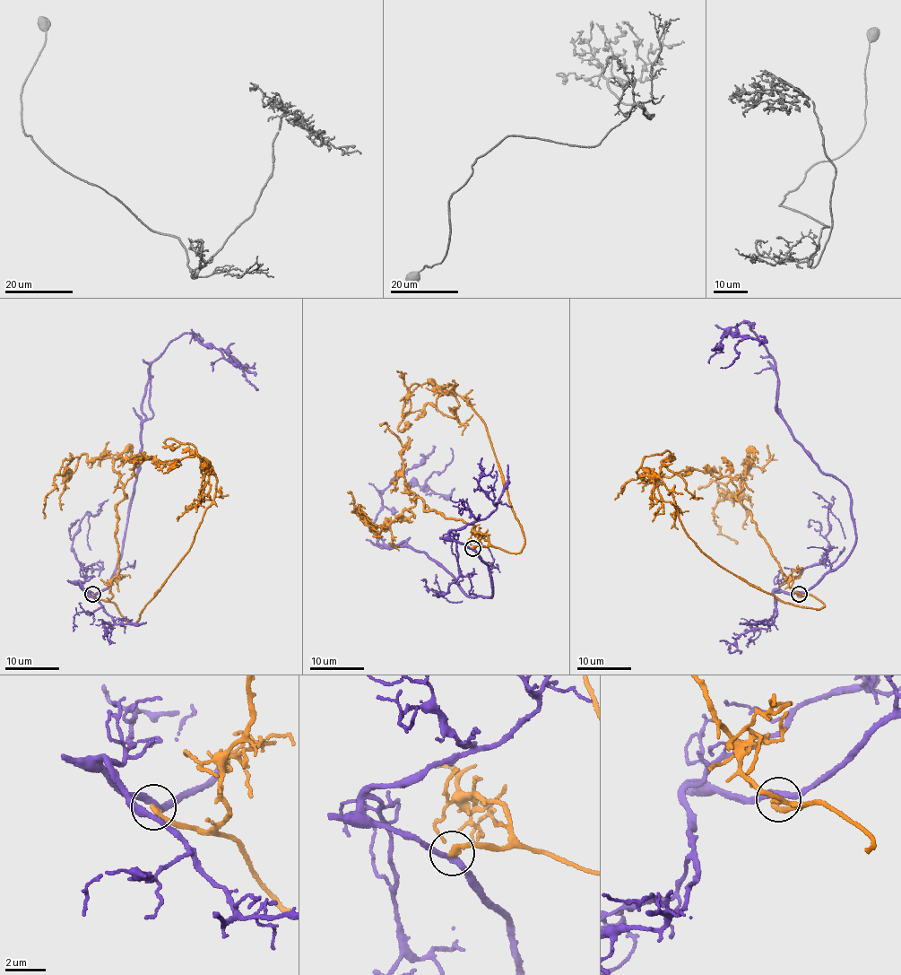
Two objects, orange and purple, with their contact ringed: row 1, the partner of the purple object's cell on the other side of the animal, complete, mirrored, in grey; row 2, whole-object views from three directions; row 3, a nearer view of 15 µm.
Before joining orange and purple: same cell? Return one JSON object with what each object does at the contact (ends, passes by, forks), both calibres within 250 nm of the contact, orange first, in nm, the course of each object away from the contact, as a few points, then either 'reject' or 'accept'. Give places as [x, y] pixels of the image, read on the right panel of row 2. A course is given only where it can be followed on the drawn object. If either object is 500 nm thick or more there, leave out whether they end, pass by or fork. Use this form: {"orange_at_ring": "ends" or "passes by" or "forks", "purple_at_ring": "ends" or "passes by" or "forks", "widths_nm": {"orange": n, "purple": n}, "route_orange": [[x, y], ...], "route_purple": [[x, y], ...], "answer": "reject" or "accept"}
{"orange_at_ring": "ends", "purple_at_ring": "passes by", "widths_nm": {"orange": 320, "purple": 280}, "route_orange": [[799, 593], [824, 605], [777, 599], [703, 553], [669, 489], [642, 466], [645, 457], [672, 454]], "route_purple": [[798, 593], [853, 548], [850, 491], [775, 409], [777, 372], [749, 324], [724, 336], [742, 337], [720, 367]], "answer": "reject"}

